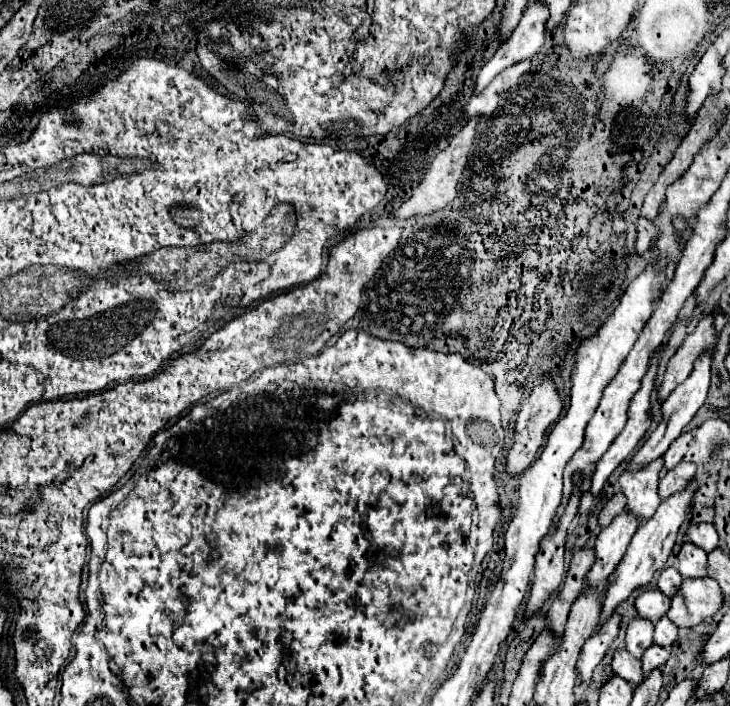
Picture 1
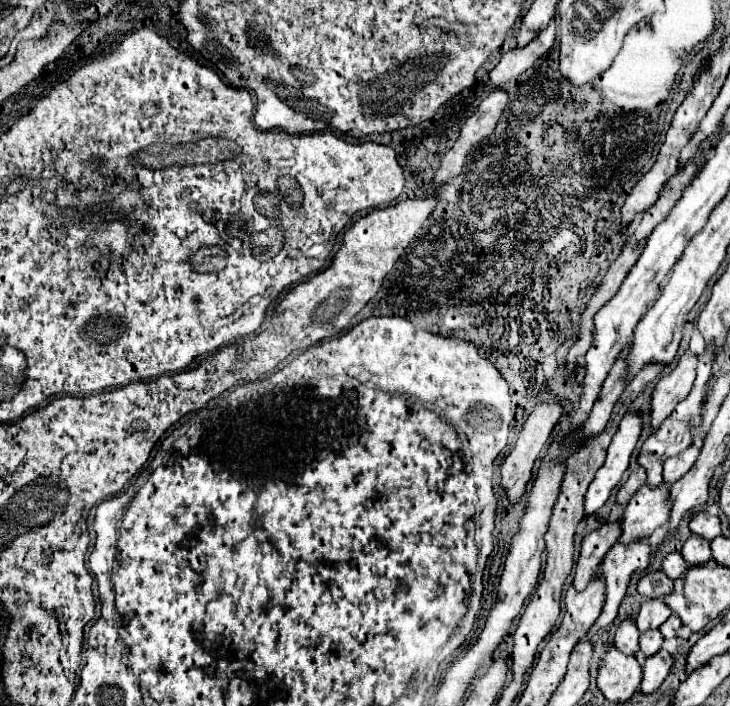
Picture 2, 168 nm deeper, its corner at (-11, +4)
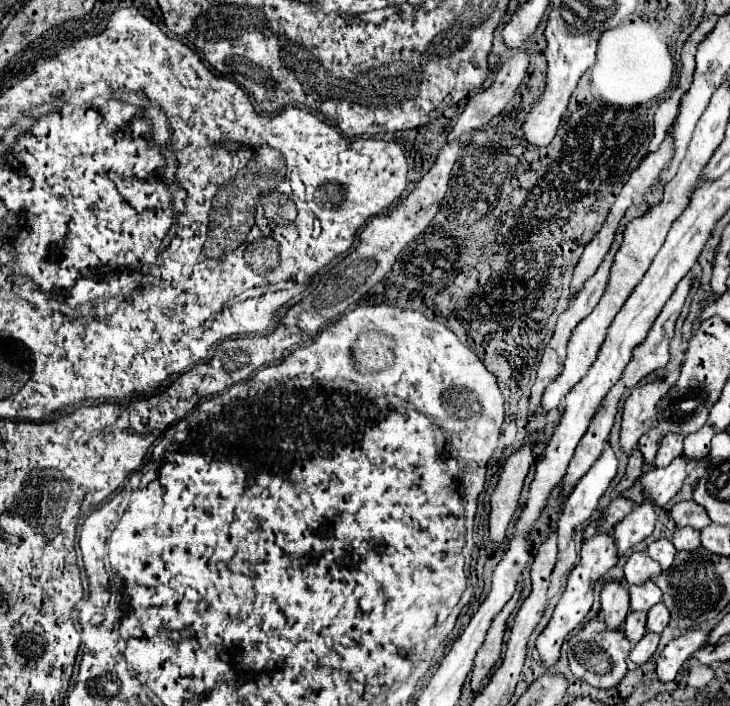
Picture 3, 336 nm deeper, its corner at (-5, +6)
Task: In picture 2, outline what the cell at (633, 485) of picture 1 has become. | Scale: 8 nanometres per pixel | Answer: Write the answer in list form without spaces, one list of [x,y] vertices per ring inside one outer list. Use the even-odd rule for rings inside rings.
[[[707,349],[703,355],[699,355],[699,365],[697,365],[697,379],[693,383],[693,389],[691,393],[687,395],[687,399],[683,399],[675,411],[663,421],[663,425],[659,427],[659,431],[655,431],[641,447],[639,451],[639,457],[637,457],[637,463],[647,471],[647,485],[649,487],[659,487],[663,483],[663,463],[665,459],[673,457],[673,455],[679,455],[681,451],[685,451],[689,445],[691,445],[691,427],[693,425],[699,425],[701,423],[701,403],[703,403],[703,395],[705,395],[705,387],[711,379],[711,365],[713,365],[713,353],[711,349]]]

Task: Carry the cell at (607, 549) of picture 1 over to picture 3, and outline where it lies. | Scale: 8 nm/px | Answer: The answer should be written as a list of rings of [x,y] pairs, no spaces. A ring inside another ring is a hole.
[[[677,457],[669,467],[653,469],[641,477],[645,487],[645,497],[655,501],[655,507],[665,507],[669,499],[681,489],[683,479],[687,477],[687,457]]]

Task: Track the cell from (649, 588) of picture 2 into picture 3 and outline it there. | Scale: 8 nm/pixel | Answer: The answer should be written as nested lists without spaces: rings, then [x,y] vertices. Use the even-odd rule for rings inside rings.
[[[637,551],[637,553],[631,553],[631,557],[627,559],[623,571],[625,571],[625,579],[627,579],[629,585],[641,585],[651,575],[661,573],[661,567],[645,551]]]

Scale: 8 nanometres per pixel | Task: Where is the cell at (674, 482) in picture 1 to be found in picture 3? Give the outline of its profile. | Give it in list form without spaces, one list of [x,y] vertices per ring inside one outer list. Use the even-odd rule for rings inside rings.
[[[667,433],[661,441],[661,447],[655,457],[657,467],[667,467],[675,457],[683,453],[683,435],[679,433]]]

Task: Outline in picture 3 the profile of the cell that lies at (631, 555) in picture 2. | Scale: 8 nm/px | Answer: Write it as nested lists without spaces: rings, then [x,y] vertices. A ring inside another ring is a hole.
[[[645,499],[629,513],[629,517],[619,521],[611,531],[619,547],[619,555],[623,555],[631,545],[637,545],[639,541],[649,537],[653,533],[655,521],[657,521],[657,513],[651,499]]]

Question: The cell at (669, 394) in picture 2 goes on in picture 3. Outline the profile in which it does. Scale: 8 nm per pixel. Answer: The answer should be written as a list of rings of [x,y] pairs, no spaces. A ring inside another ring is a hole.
[[[655,379],[651,383],[639,385],[631,391],[623,405],[623,421],[621,421],[621,449],[623,453],[631,453],[631,449],[637,445],[641,433],[649,431],[657,425],[657,403],[671,385],[667,385],[663,379]]]

